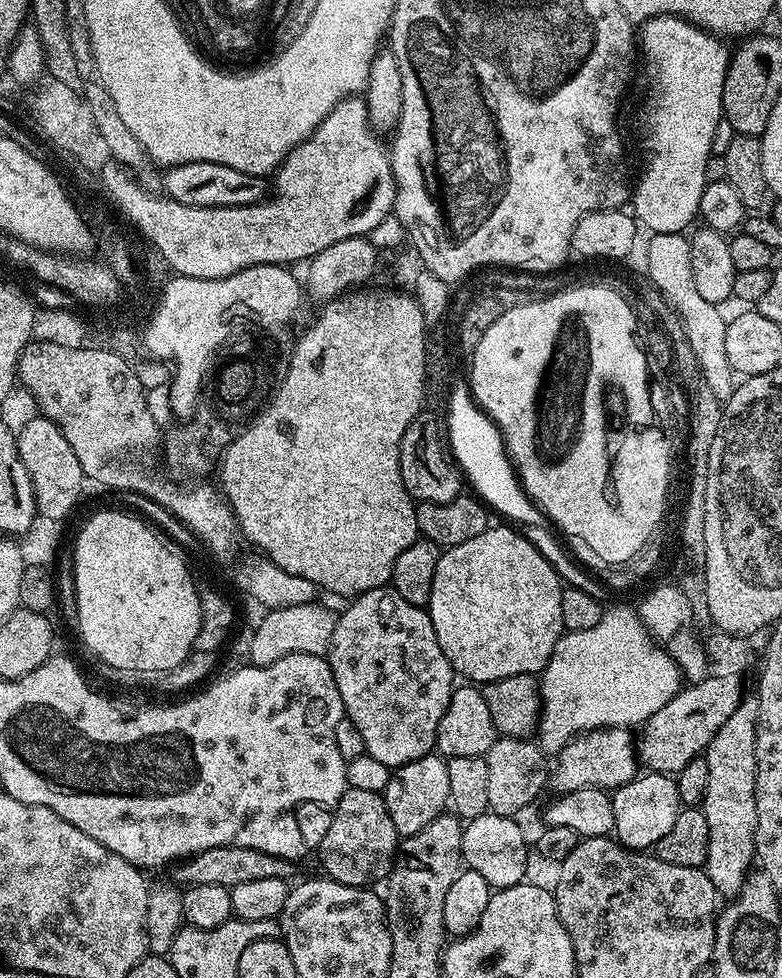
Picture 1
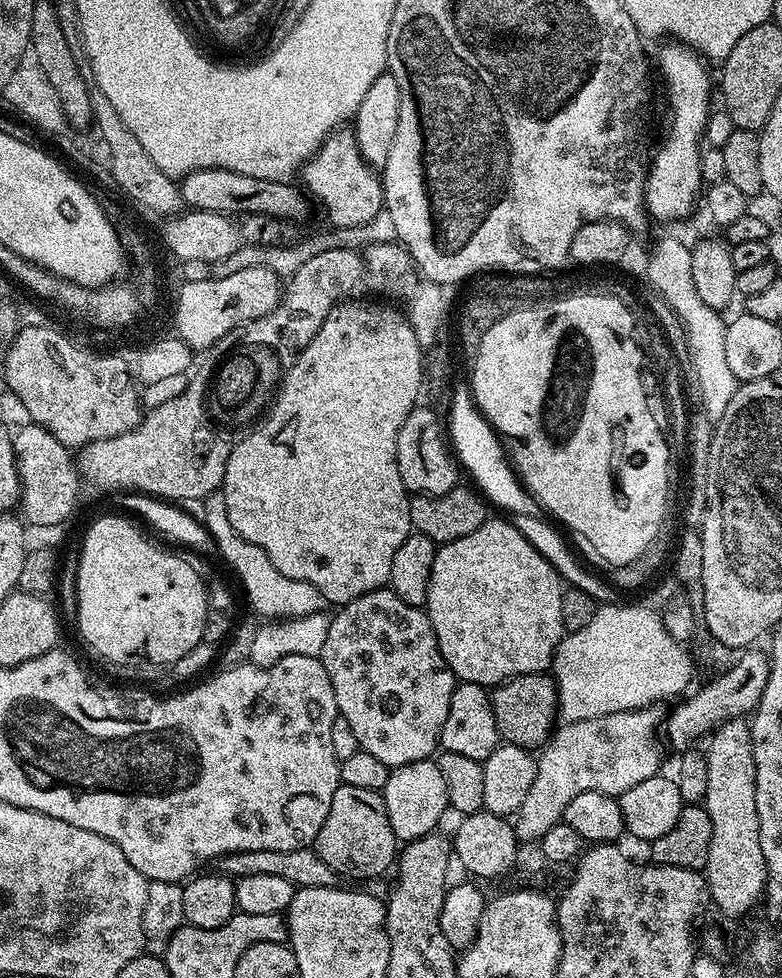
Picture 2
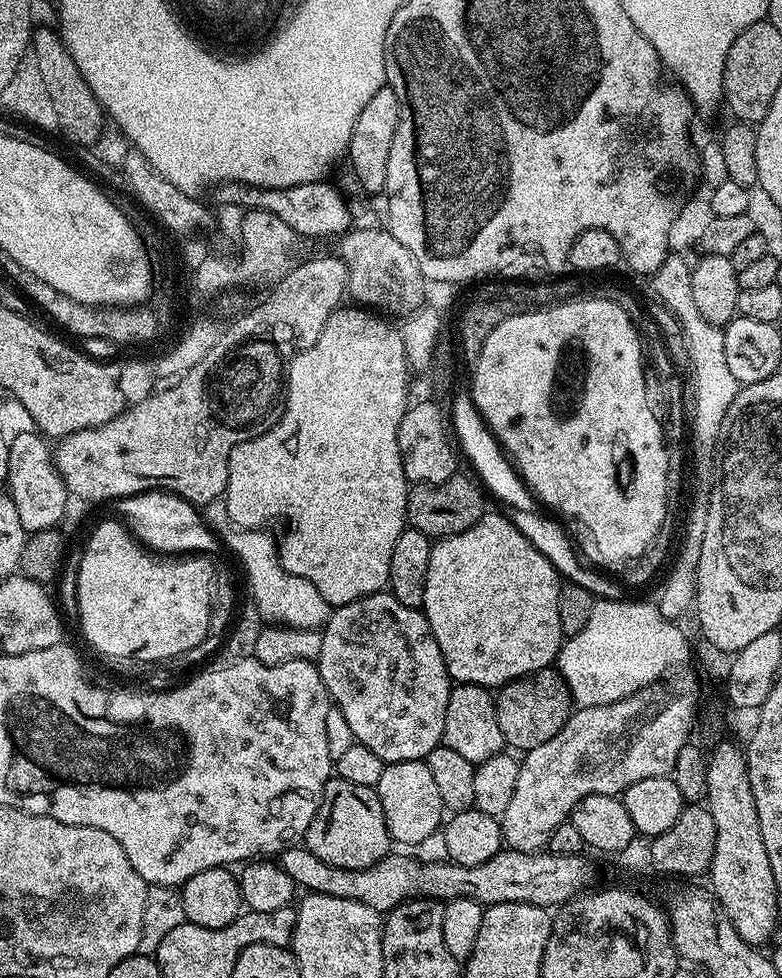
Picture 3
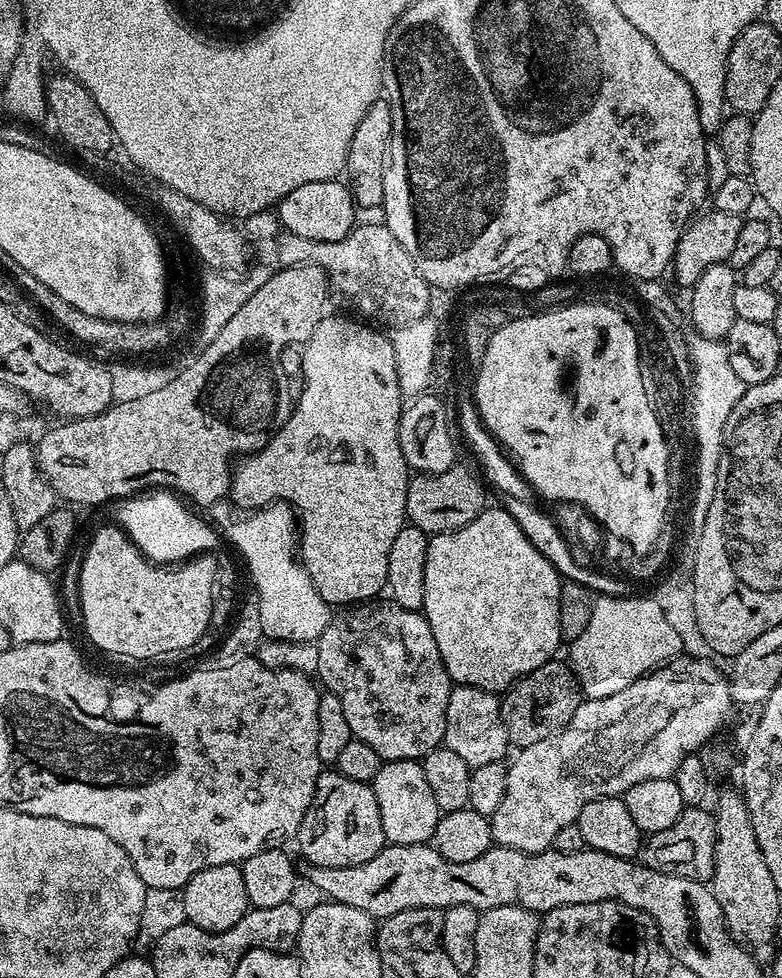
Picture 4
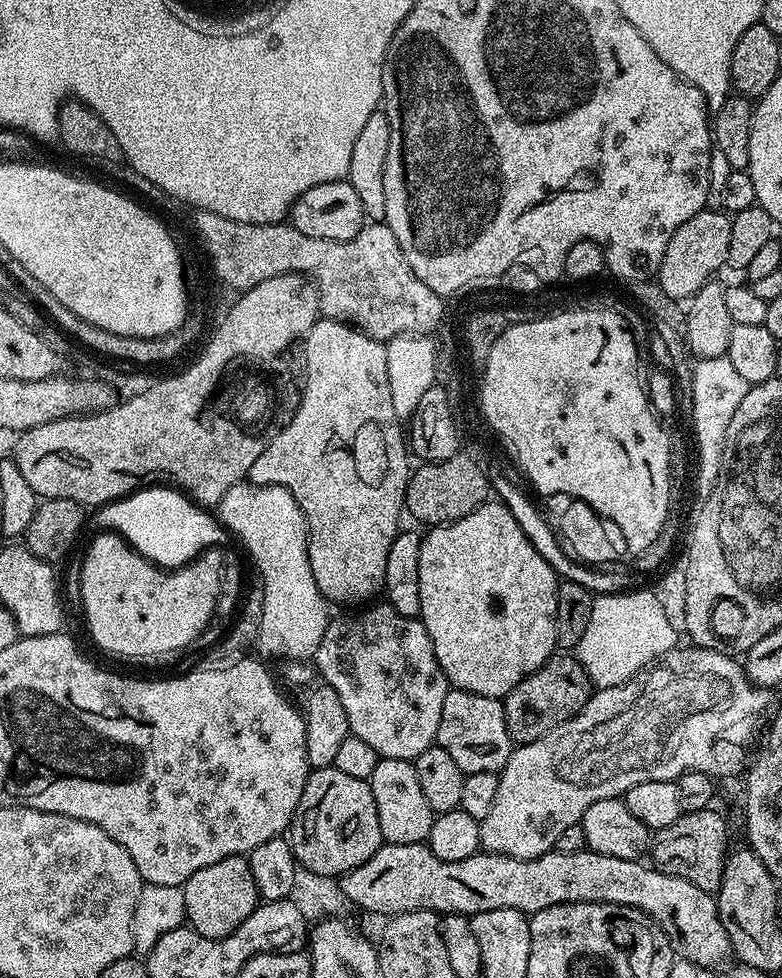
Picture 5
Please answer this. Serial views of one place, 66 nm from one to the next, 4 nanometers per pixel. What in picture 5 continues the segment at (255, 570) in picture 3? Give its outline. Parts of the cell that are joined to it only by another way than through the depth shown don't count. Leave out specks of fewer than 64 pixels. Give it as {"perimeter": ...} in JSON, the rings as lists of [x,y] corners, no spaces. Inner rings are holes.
{"perimeter":[[[241,482],[230,486],[230,490],[222,494],[218,505],[218,519],[231,535],[233,532],[244,543],[245,550],[252,555],[252,560],[260,571],[258,580],[264,586],[264,613],[258,641],[258,652],[259,648],[261,652],[259,655],[273,656],[277,662],[303,661],[305,658],[315,657],[322,642],[322,634],[326,634],[328,629],[330,604],[314,582],[314,570],[310,570],[308,523],[294,494],[290,494],[290,490],[282,486]]]}

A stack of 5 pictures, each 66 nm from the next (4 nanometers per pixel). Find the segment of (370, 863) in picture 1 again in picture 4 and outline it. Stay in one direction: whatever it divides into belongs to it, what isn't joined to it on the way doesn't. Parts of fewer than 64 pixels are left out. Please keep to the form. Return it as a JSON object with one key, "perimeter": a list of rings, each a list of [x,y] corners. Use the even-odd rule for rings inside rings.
{"perimeter":[[[335,770],[321,771],[314,798],[302,818],[302,826],[294,837],[300,843],[300,852],[305,861],[314,866],[362,866],[362,862],[370,862],[374,854],[386,847],[382,834],[382,814],[378,814],[378,798],[374,798],[371,784],[354,782],[354,778],[346,778]]]}

